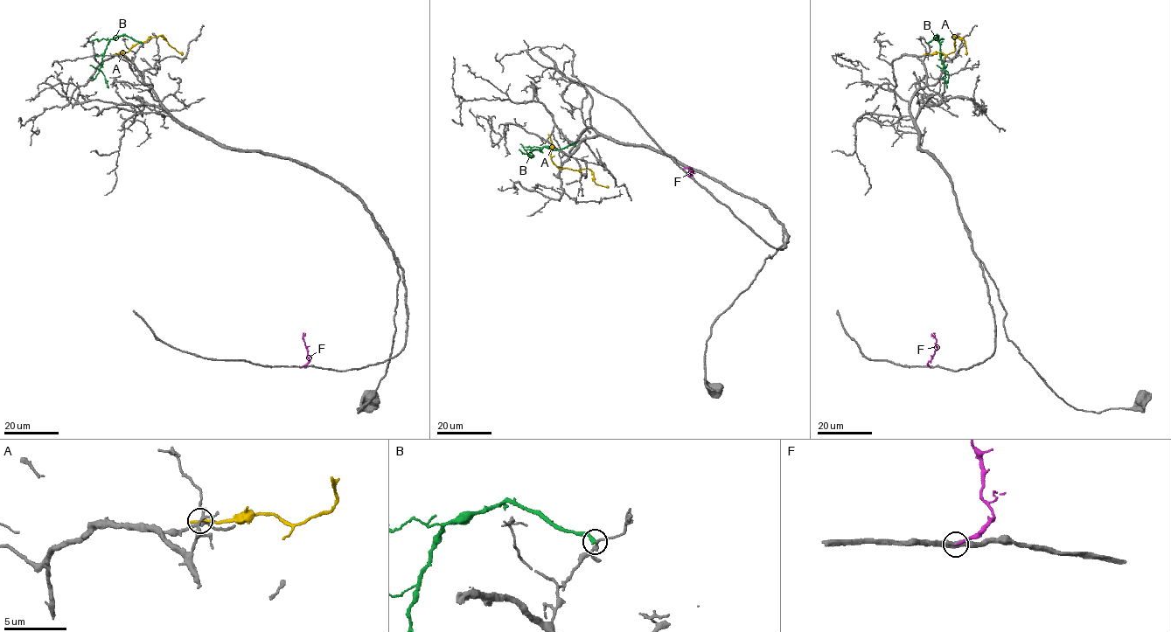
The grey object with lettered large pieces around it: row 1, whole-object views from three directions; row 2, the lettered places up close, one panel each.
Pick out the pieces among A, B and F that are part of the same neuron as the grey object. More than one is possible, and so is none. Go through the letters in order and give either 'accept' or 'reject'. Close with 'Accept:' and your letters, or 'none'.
A: reject
B: reject
F: reject
Accept: none

